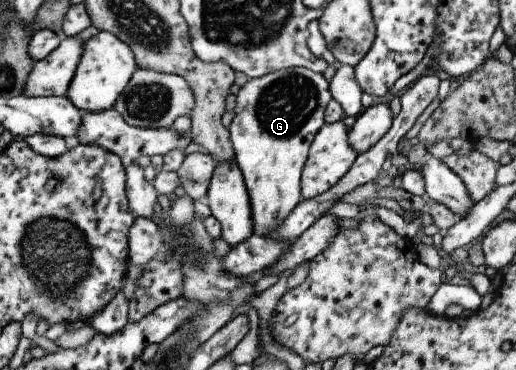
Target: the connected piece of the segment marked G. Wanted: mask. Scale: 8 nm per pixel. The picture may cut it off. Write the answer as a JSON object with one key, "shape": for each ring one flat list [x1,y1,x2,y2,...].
{"shape":[[284,68,249,79,236,101,235,117,228,128,234,161,251,197,253,234,265,236,302,201,302,171,315,135,325,125,325,109,332,101,330,83,307,68]]}

